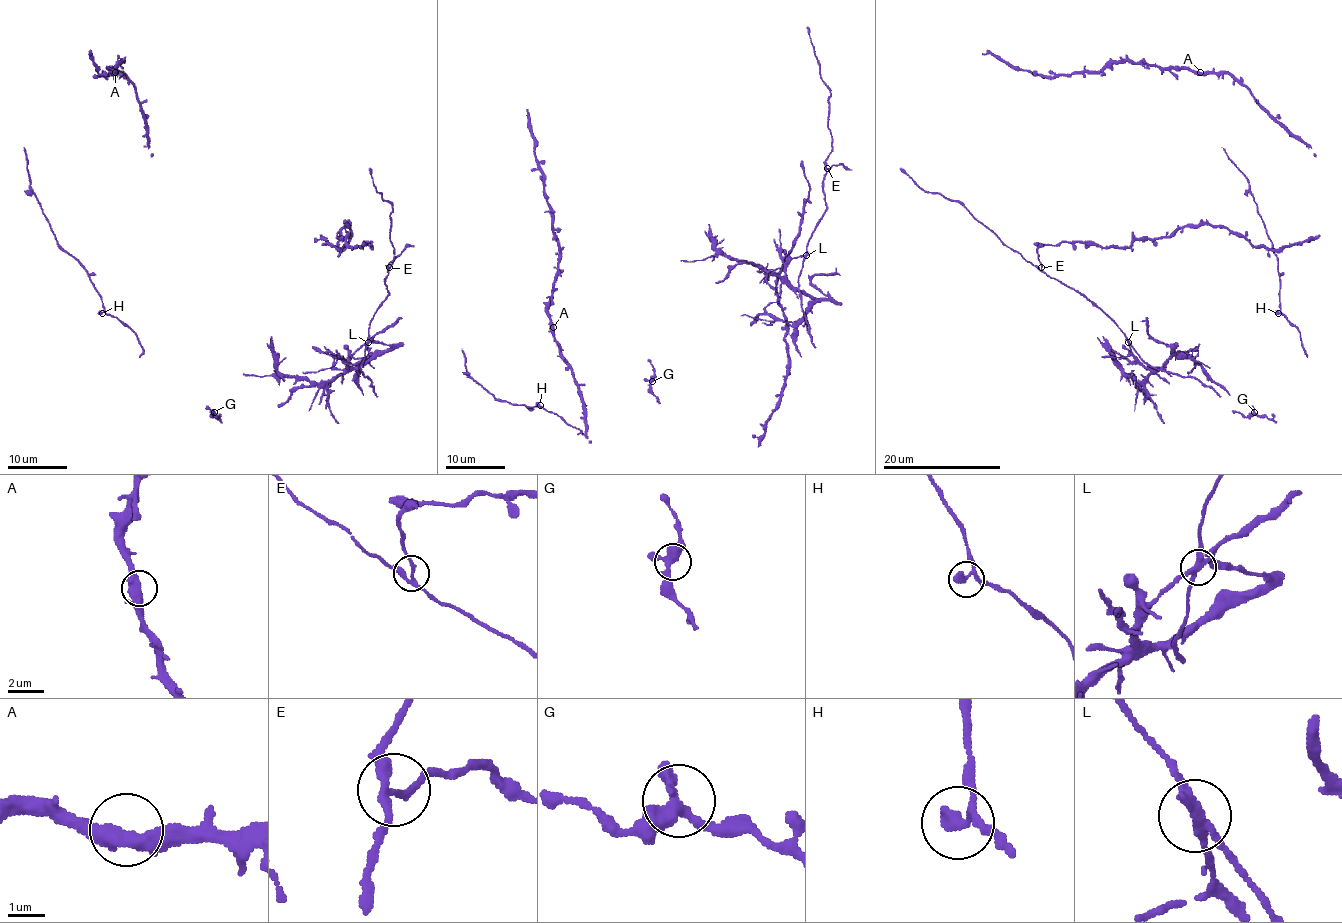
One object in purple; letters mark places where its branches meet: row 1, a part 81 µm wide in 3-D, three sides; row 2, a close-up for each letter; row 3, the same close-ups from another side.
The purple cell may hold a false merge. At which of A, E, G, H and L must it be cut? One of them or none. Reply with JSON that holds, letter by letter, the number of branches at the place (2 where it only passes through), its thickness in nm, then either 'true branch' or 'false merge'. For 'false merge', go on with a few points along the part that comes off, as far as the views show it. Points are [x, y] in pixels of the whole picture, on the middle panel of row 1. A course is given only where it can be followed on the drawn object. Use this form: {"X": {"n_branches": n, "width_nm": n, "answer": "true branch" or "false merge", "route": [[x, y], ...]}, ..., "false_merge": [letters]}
{"A": {"n_branches": 3, "width_nm": 400, "answer": "true branch"}, "E": {"n_branches": 3, "width_nm": 190, "answer": "true branch"}, "G": {"n_branches": 3, "width_nm": 320, "answer": "true branch"}, "H": {"n_branches": 2, "width_nm": 280, "answer": "true branch"}, "L": {"n_branches": 3, "width_nm": 280, "answer": "false merge", "route": [[806, 255], [793, 257], [786, 272], [787, 281], [811, 299], [809, 309], [796, 322], [787, 324], [740, 315]]}, "false_merge": ["L"]}

